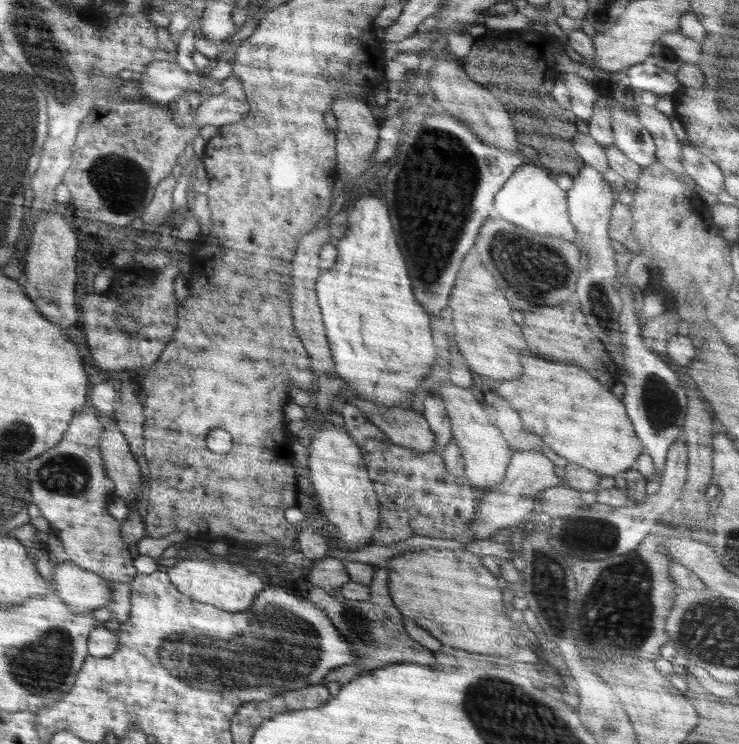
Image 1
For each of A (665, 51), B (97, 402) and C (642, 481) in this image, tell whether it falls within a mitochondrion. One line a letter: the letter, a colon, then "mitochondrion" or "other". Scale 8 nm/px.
A: mitochondrion
B: other
C: other

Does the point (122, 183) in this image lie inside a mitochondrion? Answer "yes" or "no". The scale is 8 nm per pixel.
yes

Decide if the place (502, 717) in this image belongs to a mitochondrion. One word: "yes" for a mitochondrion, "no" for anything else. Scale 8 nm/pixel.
yes

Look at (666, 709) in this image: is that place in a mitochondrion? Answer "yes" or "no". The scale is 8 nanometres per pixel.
no

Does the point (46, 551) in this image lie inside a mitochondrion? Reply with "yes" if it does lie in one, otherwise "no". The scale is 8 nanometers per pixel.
no

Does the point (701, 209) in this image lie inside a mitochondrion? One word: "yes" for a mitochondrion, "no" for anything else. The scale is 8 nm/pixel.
no

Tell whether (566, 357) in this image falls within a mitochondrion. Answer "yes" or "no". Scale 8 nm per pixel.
no

